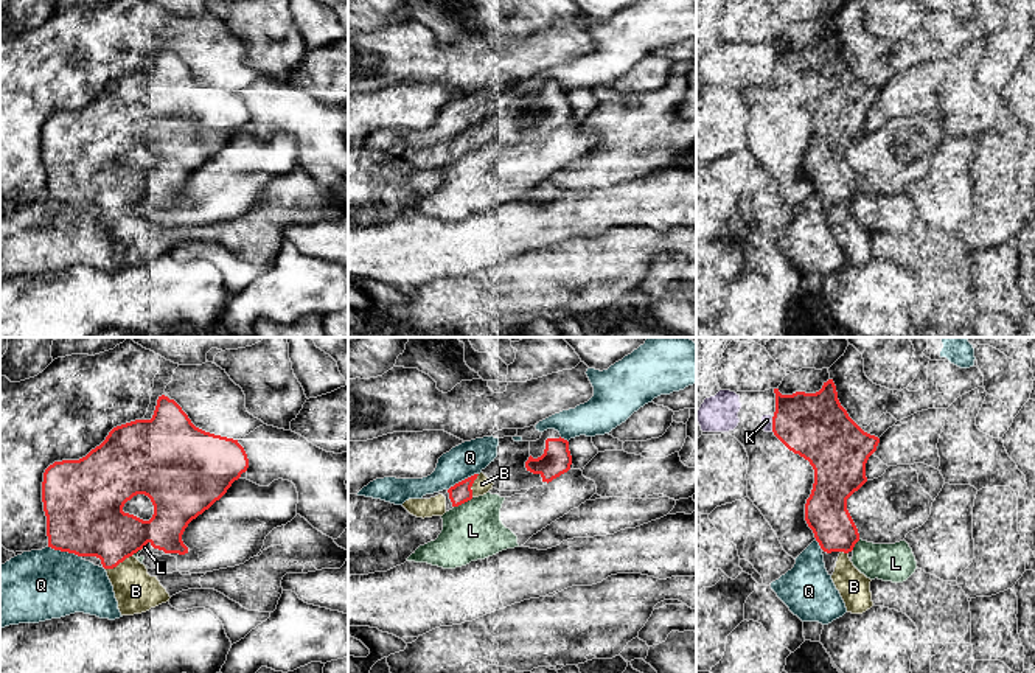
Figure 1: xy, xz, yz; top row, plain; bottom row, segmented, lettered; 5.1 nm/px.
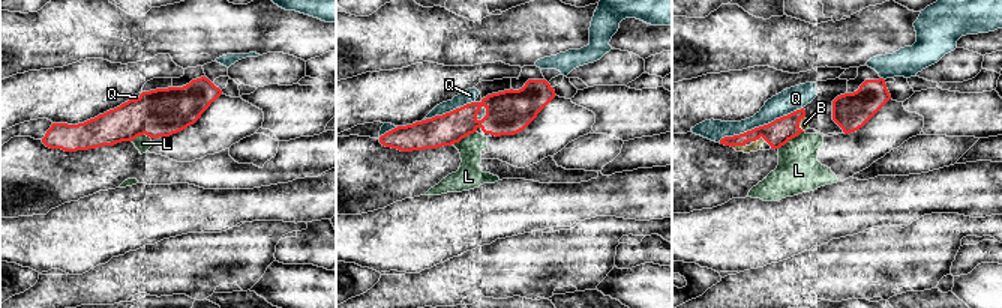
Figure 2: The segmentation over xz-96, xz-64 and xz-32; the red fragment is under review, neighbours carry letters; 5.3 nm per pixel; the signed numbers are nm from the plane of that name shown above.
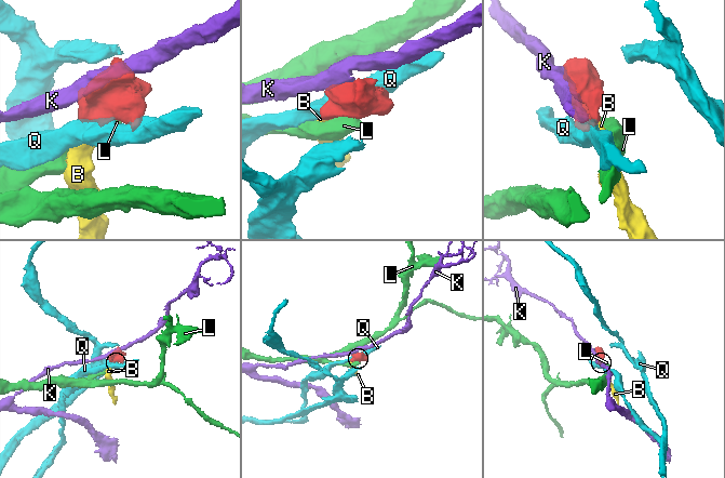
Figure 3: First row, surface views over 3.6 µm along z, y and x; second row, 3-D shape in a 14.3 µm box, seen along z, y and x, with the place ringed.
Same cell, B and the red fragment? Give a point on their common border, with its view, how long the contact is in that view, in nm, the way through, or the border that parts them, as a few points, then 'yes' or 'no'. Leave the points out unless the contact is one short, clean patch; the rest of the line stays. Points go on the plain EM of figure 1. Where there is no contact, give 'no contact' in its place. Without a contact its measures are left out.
contact xy (118, 215); length 170 nm; yes

